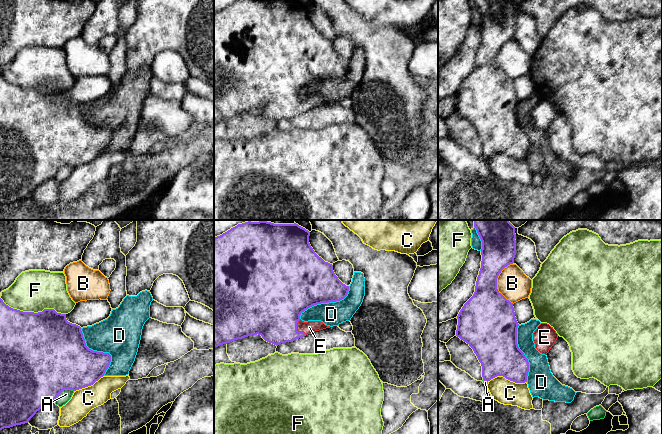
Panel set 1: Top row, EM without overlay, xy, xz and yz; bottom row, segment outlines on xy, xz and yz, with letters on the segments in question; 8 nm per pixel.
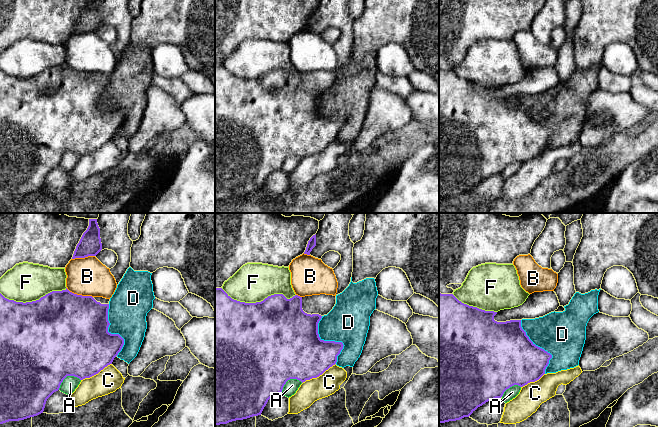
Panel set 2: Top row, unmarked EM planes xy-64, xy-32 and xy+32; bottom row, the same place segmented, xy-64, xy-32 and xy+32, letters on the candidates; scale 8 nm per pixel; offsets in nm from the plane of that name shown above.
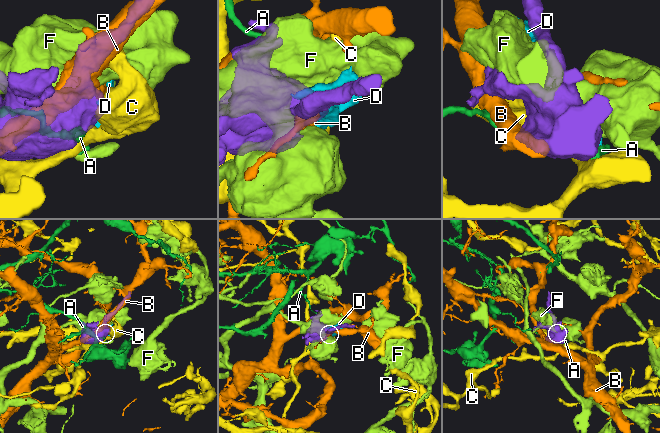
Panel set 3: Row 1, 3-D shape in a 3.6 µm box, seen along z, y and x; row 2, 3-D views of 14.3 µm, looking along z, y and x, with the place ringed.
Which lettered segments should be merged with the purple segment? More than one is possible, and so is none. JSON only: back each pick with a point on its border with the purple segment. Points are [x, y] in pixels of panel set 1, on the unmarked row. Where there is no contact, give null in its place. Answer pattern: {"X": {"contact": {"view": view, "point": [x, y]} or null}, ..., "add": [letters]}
{"E": {"contact": {"view": "xz", "point": [296, 105]}}, "add": ["E"]}

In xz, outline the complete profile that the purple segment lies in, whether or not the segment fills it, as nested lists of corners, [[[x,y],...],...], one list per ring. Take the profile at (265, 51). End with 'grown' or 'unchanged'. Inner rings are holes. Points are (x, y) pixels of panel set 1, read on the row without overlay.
[[[238,0],[214,14],[214,123],[257,110],[278,122],[330,104],[321,97],[304,98],[300,91],[314,81],[344,75],[349,62],[338,55],[332,40],[315,29],[309,12],[298,0]]]; grown

